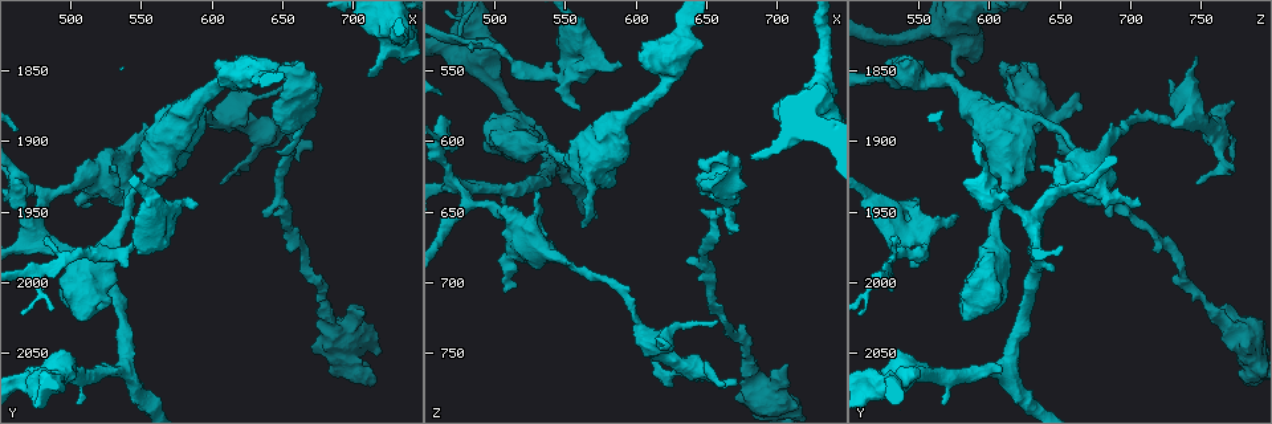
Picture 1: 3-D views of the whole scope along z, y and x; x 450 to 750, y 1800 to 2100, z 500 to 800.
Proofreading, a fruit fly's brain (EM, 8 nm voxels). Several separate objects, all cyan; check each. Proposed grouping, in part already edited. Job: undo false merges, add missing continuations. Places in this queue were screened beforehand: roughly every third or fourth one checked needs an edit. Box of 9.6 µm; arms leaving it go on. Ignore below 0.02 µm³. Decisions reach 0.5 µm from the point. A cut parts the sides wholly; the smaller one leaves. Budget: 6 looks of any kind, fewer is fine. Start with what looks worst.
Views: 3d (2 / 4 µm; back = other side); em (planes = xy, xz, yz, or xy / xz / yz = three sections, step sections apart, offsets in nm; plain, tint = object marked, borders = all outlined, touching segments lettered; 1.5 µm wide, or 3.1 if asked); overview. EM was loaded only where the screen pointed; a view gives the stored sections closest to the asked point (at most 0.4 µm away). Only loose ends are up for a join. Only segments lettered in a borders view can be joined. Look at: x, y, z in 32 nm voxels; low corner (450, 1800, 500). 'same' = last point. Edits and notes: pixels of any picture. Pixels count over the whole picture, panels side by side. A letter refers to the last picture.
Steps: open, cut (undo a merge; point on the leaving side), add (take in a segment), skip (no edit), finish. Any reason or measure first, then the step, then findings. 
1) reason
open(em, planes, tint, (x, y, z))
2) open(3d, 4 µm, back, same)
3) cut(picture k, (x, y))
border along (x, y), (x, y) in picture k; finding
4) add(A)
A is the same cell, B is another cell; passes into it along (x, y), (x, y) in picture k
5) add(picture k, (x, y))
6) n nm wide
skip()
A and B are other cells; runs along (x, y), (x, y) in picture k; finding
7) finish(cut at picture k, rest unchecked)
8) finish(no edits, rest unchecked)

branch stops here
open(3d, 2 µm, back, (564, 1904, 662))

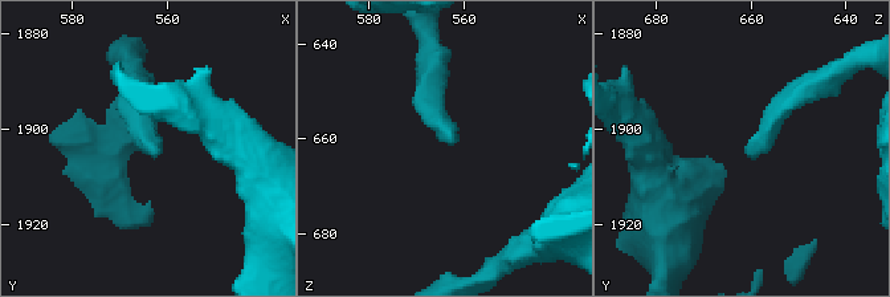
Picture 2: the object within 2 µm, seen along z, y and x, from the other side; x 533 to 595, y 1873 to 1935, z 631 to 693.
shape alone is not enough
open(em, planes, borders, (562, 1904, 661))

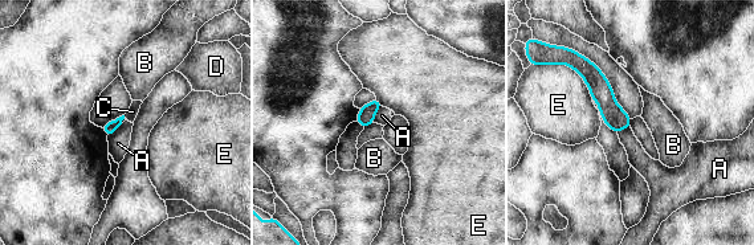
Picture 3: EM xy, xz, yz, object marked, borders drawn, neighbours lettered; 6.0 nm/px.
skip()
A, B, C, D and E are other cells; border along (382, 106), (375, 113), (373, 122) in picture 3; none of them fits

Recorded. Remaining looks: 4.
free end
open(3d, 2 µm, (616, 1840, 748))

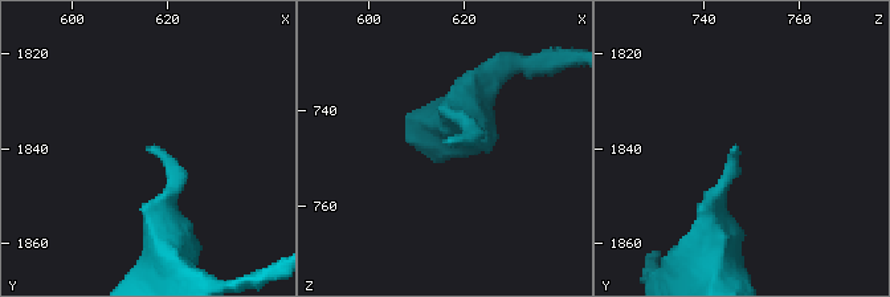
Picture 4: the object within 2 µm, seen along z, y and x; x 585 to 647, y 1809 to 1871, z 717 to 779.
open(em, planes, borders, (615, 1840, 747))

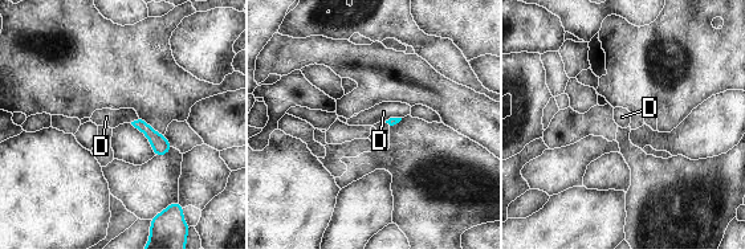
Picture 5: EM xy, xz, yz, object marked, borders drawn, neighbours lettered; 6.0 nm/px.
skip()
D is another cell; no lettered segment goes on from it

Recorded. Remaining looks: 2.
finish(no edits, rest unchecked)

